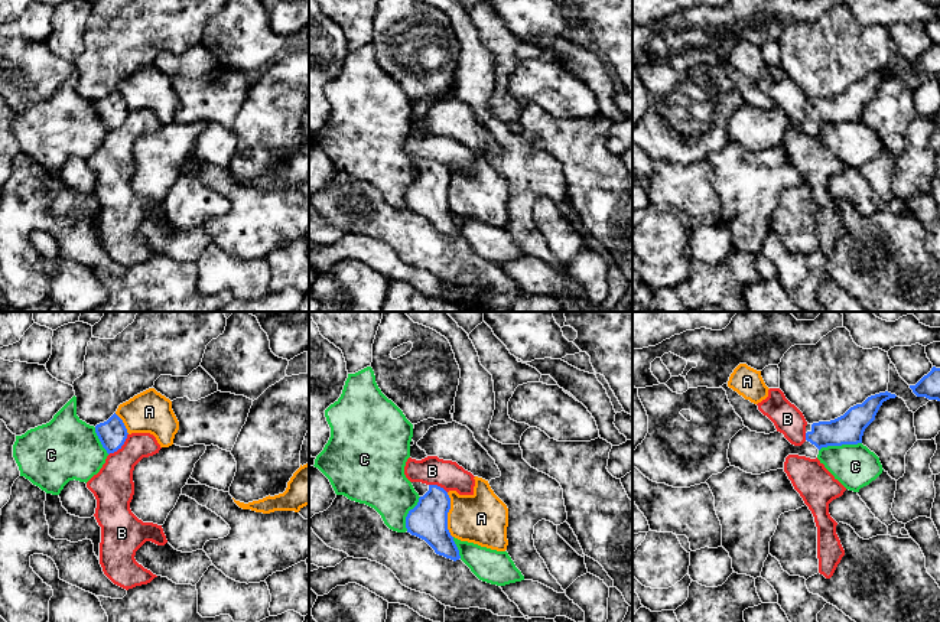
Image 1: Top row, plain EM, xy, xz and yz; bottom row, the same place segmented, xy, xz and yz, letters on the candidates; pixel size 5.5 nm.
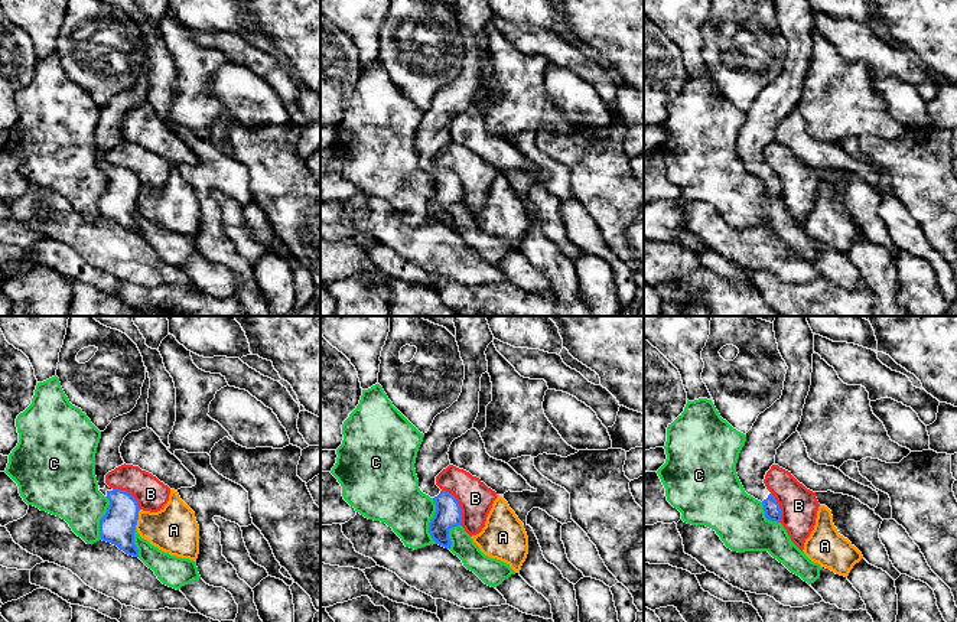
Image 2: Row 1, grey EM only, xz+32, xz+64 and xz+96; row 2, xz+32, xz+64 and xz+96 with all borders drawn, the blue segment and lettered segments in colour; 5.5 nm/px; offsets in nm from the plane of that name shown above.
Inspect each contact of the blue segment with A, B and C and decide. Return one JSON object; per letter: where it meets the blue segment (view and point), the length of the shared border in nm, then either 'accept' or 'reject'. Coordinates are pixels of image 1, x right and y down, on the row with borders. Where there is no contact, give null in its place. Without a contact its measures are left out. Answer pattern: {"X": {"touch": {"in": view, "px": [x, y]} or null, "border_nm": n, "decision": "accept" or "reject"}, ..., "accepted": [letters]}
{"A": {"touch": {"in": "xz", "px": [446, 515]}, "border_nm": 260, "decision": "reject"}, "B": {"touch": {"in": "xy", "px": [120, 446]}, "border_nm": 170, "decision": "reject"}, "C": {"touch": {"in": "yz", "px": [839, 445]}, "border_nm": 240, "decision": "reject"}, "accepted": []}

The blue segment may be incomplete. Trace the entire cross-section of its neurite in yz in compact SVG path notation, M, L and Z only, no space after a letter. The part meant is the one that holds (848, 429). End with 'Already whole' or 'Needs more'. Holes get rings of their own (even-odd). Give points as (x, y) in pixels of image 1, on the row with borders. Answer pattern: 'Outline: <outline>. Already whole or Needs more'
Outline: M888 391L879 393L835 420L813 423L801 446L791 444L780 432L765 434L744 427L731 439L729 463L747 473L761 475L784 469L788 455L816 459L822 447L862 443L863 432L875 420L882 403L895 397Z. Needs more

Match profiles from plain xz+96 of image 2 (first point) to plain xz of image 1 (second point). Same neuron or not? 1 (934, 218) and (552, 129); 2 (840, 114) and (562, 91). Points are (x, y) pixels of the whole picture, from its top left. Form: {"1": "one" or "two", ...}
{"1": "one", "2": "two"}

